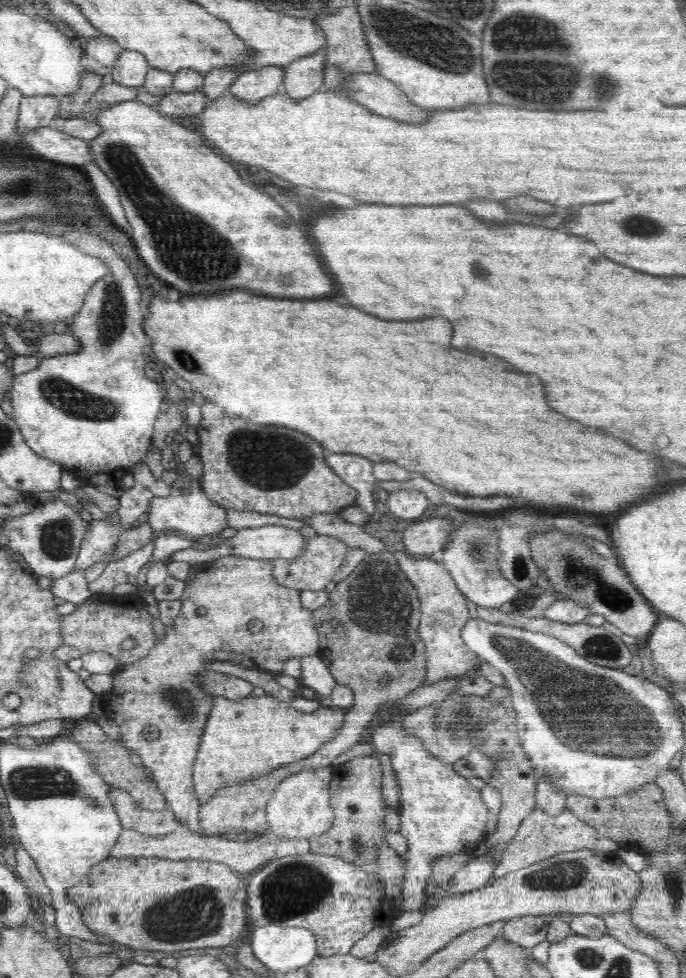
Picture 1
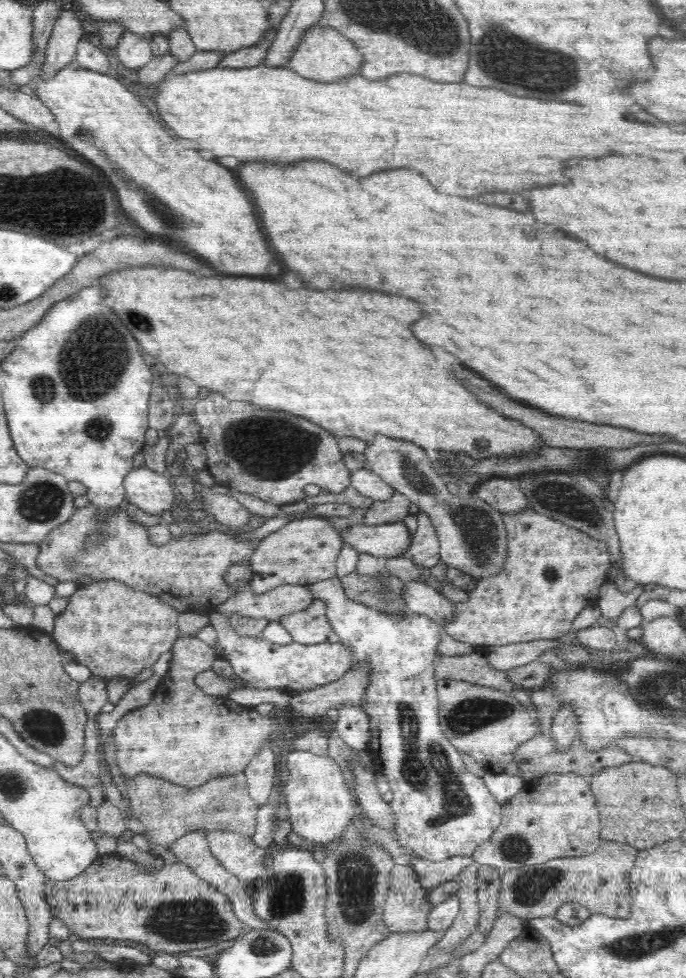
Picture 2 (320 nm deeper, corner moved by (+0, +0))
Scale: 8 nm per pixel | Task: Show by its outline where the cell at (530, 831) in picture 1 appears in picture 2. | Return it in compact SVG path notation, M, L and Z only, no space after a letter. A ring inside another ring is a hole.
M553 774L524 783L523 789L507 803L502 804L502 821L493 835L474 852L473 860L483 867L507 871L526 865L542 864L553 858L581 857L592 854L601 843L600 813L592 793L589 778L578 774Z

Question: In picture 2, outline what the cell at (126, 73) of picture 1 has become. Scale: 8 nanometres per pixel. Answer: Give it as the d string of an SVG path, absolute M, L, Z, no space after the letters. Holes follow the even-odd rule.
M125 31L120 37L115 49L115 54L118 56L119 61L126 66L126 68L138 70L145 64L148 64L150 59L154 57L150 40L130 31Z

